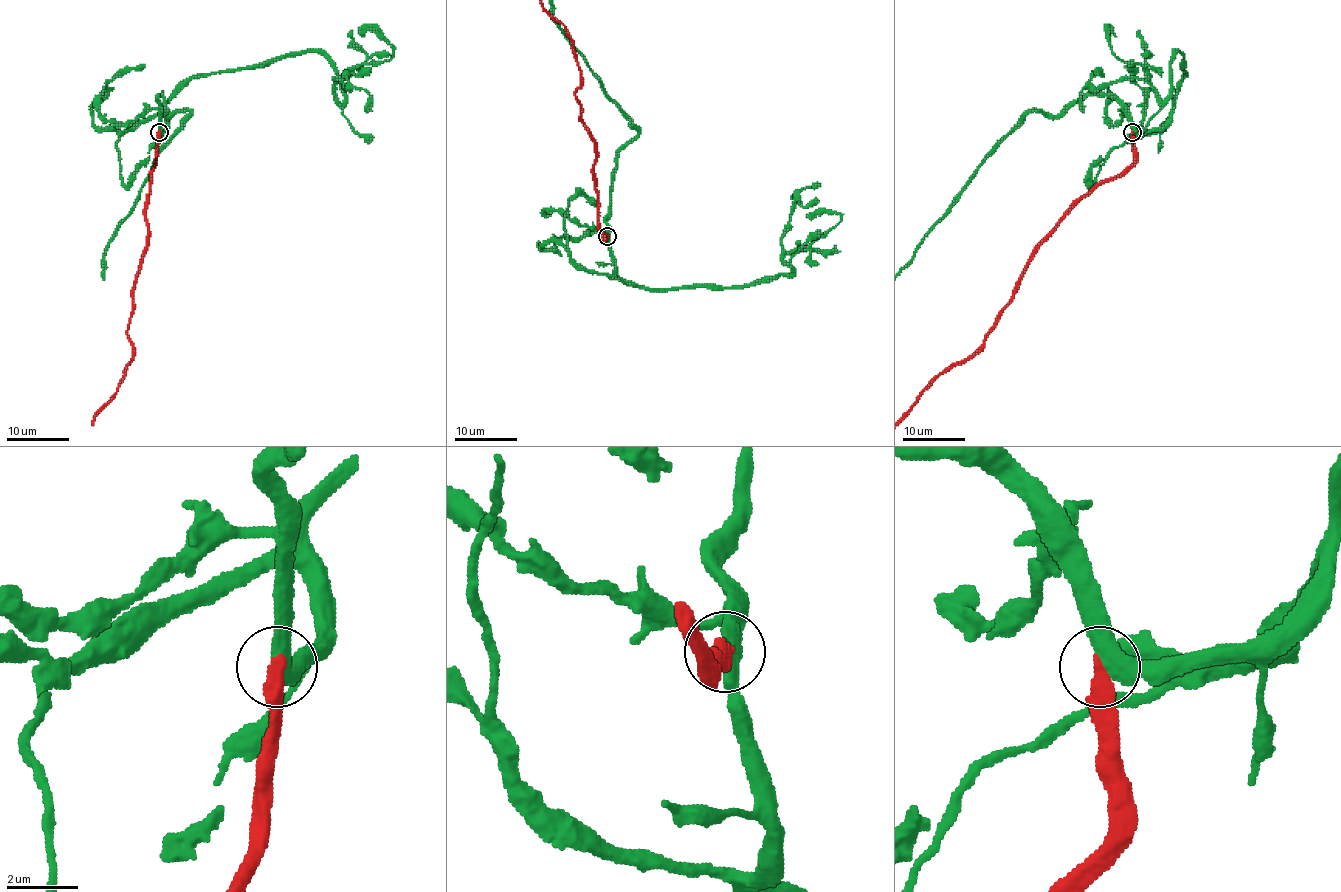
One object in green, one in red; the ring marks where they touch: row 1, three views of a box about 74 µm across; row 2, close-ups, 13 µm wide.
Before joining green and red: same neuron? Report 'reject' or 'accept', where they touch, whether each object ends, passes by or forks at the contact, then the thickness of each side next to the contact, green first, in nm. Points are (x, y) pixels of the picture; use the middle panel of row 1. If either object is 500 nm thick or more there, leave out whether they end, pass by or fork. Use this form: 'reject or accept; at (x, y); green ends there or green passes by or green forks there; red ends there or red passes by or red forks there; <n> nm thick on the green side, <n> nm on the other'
reject; at (607, 236); green passes by; red ends there; 440 nm thick on the green side, 440 nm on the other

